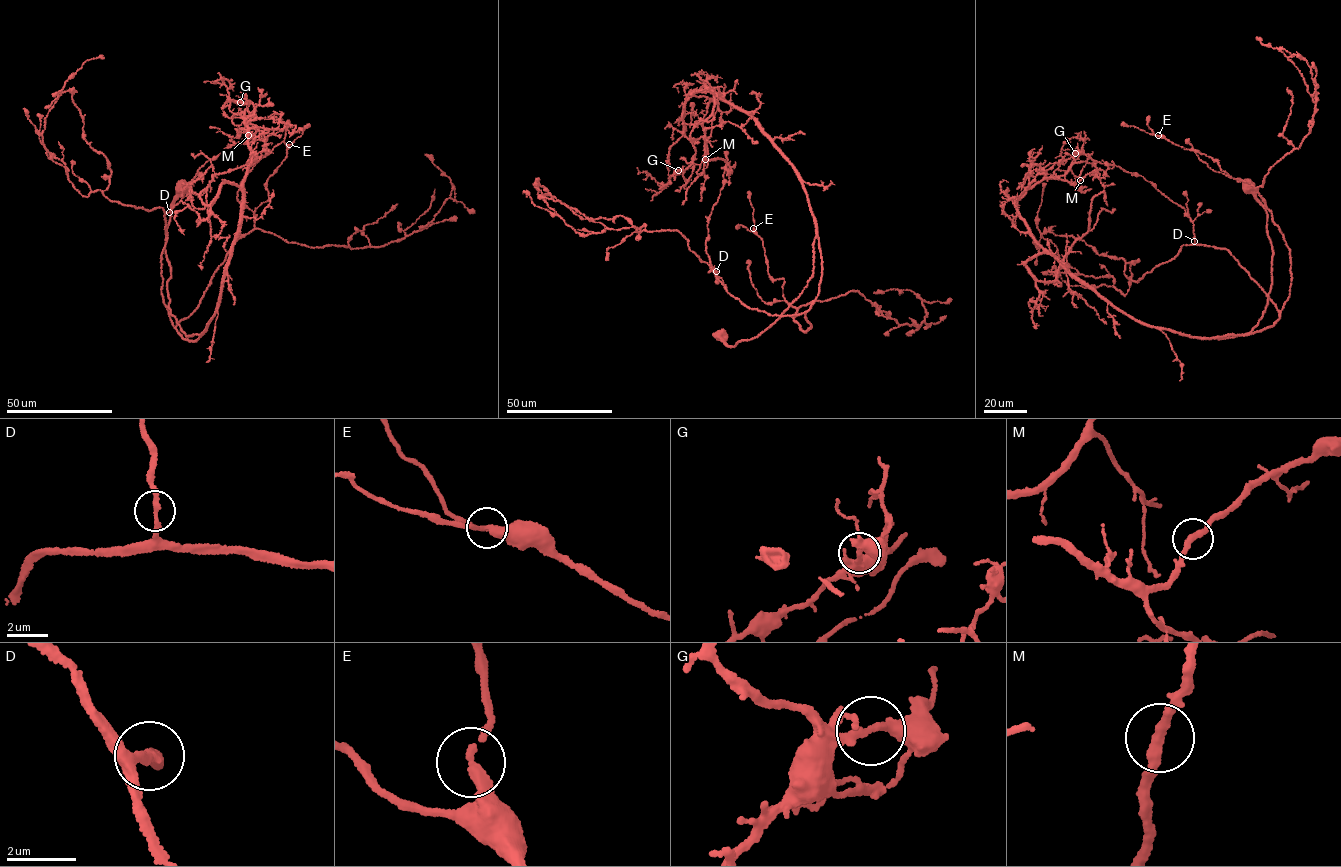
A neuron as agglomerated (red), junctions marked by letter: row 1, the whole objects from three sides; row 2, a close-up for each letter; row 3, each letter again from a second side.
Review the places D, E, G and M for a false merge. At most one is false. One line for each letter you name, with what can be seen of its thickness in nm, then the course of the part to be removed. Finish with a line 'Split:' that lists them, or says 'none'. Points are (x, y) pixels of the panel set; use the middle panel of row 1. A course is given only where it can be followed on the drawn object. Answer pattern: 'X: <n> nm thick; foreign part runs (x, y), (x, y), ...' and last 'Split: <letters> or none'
G: 240 nm thick; foreign part runs (678, 170), (663, 188), (648, 173), (639, 172), (637, 167)
Split: G

